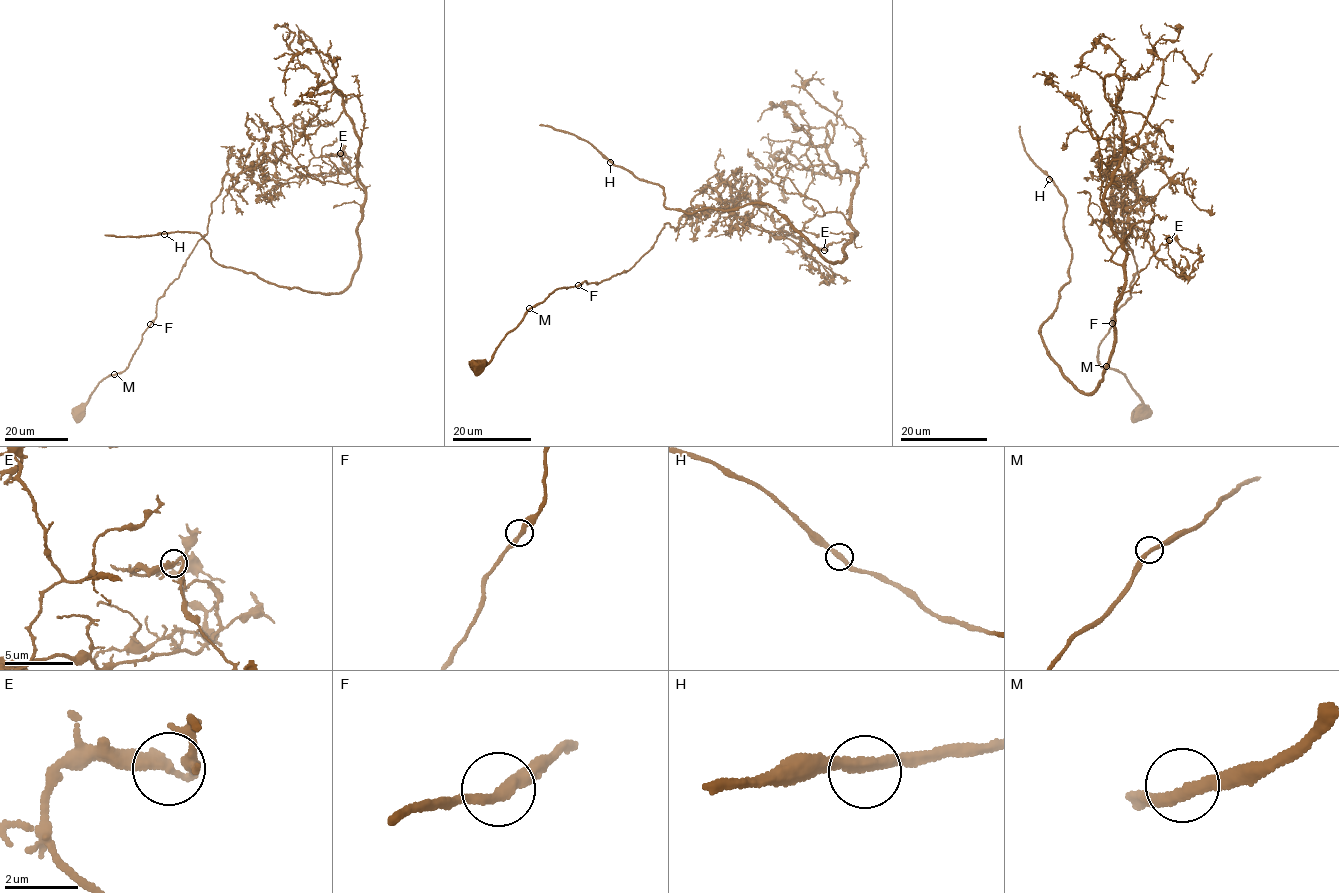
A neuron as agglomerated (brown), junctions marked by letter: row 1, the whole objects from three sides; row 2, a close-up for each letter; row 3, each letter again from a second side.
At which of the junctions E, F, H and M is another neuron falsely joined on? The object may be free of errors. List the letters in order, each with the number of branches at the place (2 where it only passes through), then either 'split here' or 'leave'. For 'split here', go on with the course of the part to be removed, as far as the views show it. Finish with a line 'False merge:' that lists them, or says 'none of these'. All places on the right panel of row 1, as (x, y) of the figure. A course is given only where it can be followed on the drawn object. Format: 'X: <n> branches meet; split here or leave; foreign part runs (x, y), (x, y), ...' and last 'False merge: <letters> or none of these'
E: 2 branches meet; split here; foreign part runs (1169, 240), (1123, 294), (1104, 380), (1077, 388), (1040, 336), (1069, 281), (1066, 200), (1020, 125)
F: 2 branches meet; leave
H: 2 branches meet; leave
M: 2 branches meet; leave
False merge: E

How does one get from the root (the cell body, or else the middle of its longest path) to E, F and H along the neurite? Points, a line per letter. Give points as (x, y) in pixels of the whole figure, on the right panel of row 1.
E: (1141, 412), (1098, 361), (1137, 271), (1121, 240), (1136, 181), (1106, 172), (1187, 276), (1200, 256), (1169, 240)
F: (1141, 412), (1144, 412), (1141, 397), (1125, 374), (1103, 368), (1098, 361), (1098, 345), (1112, 323)
H: (1141, 412), (1097, 350), (1136, 181), (1102, 172), (1124, 286), (1087, 393), (1040, 336), (1049, 179)

